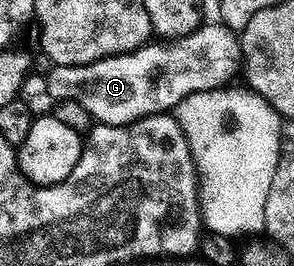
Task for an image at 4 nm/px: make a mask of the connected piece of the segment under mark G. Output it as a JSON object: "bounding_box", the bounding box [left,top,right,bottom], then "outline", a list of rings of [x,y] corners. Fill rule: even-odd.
{"bounding_box":[47,24,240,126],"outline":[[[222,24],[207,25],[180,38],[151,40],[127,54],[98,58],[89,64],[52,65],[47,74],[47,90],[55,100],[77,100],[96,123],[104,126],[128,126],[147,114],[174,111],[185,96],[226,87],[230,83],[227,81],[240,71],[236,31]]]}

